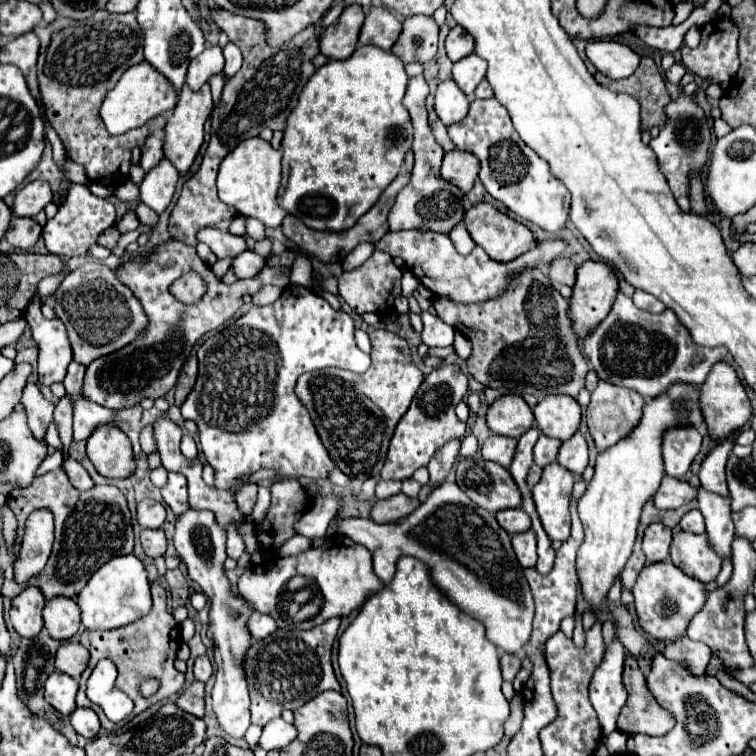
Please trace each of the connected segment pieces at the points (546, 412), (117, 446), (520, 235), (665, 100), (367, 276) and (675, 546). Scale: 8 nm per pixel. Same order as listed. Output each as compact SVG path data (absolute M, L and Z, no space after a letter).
M546 395L534 407L534 419L538 429L554 439L568 441L580 425L582 409L570 395Z
M98 427L90 435L88 459L100 475L110 479L126 479L136 469L130 439L118 427Z
M476 203L464 213L464 225L492 259L510 261L532 247L532 231L500 213L490 203Z
M642 57L638 71L628 79L614 81L602 73L594 73L594 79L610 91L628 93L638 99L638 103L642 105L642 131L666 125L664 109L672 101L672 97L666 91L666 81L652 57Z
M375 250L368 261L364 261L358 269L342 273L342 277L338 279L338 289L342 299L352 307L352 311L356 311L358 315L372 311L372 313L384 313L386 309L390 309L390 301L394 299L394 285L400 281L402 271L392 263L392 257L386 255L384 251Z
M686 531L674 535L670 545L670 559L686 575L702 583L714 581L722 565L722 559L714 555L714 549L710 547L706 535L694 535Z

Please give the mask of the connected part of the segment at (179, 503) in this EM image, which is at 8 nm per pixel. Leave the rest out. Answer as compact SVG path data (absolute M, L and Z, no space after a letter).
M168 473L168 483L160 489L160 493L176 517L180 517L184 511L188 511L190 505L188 505L188 491L186 491L184 475Z

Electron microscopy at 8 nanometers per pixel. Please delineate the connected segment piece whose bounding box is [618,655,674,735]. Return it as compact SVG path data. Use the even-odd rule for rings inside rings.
M632 655L626 657L624 661L624 687L628 691L628 703L624 705L620 717L618 717L618 729L626 735L636 735L636 733L644 733L644 735L664 735L674 727L674 717L662 709L656 699L650 695L648 687L646 687L646 679L636 663L636 659Z

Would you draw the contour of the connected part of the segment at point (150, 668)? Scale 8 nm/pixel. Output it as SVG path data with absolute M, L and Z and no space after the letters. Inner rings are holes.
M152 583L152 599L154 599L154 605L152 605L150 613L146 617L138 619L138 623L130 623L130 625L114 629L114 631L88 631L86 629L80 635L80 643L90 651L90 663L88 663L88 667L86 667L86 671L82 673L82 679L80 679L80 691L78 691L78 697L76 697L78 707L90 707L90 709L96 707L96 703L88 701L88 697L84 693L84 685L86 685L88 675L96 667L96 663L100 659L104 659L104 657L114 661L116 667L118 667L116 687L120 691L124 691L130 699L134 699L132 717L136 717L138 713L142 713L150 705L176 695L182 689L184 673L176 671L176 667L174 667L176 651L178 651L178 645L180 645L180 627L174 621L172 613L168 611L168 607L166 607L166 591L158 583ZM152 677L160 681L160 689L154 695L144 697L140 693L140 683L144 679L152 679Z

